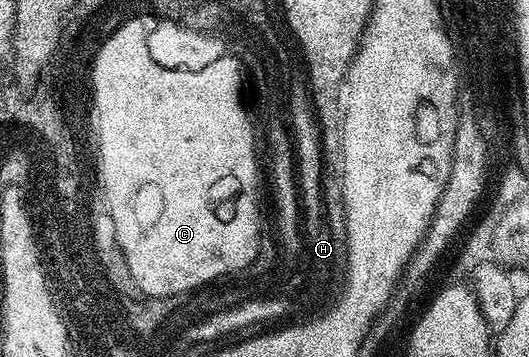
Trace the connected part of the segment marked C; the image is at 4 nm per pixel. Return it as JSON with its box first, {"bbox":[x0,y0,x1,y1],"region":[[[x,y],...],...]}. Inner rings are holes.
{"bbox":[91,19,253,291],"region":[[[129,19],[105,44],[96,48],[96,55],[91,62],[91,103],[97,108],[99,117],[99,153],[105,155],[102,169],[105,170],[105,191],[107,201],[113,207],[115,226],[122,234],[127,267],[131,275],[137,275],[135,284],[141,283],[145,291],[181,291],[184,287],[193,287],[201,279],[209,279],[220,270],[243,265],[252,255],[253,218],[251,211],[252,166],[249,152],[248,126],[243,122],[241,107],[237,101],[238,75],[236,63],[229,55],[222,55],[198,72],[164,68],[156,64],[148,55],[146,41],[147,27],[137,19]]]}

